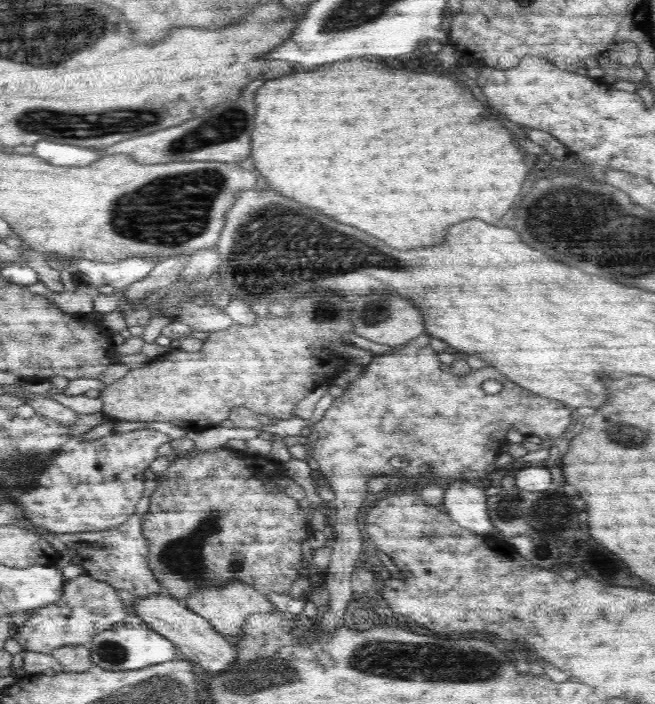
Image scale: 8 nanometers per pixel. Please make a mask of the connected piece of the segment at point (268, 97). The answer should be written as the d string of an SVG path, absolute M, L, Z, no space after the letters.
M346 60L322 66L314 72L292 71L282 75L282 78L264 80L264 86L254 96L255 104L255 130L252 133L251 158L254 158L254 168L266 178L266 184L276 190L278 194L296 200L308 208L314 208L320 214L326 214L342 224L360 228L368 232L370 236L376 236L384 240L386 244L400 248L400 250L412 250L412 248L430 248L436 244L442 244L446 238L446 232L452 224L478 218L488 224L496 224L500 216L504 216L516 196L522 190L522 184L526 180L528 168L522 162L524 152L520 150L517 139L513 137L498 120L492 120L488 114L489 106L486 102L478 102L476 97L460 88L456 82L452 82L446 76L434 76L434 74L412 74L406 70L390 70L380 64L374 64L370 60Z

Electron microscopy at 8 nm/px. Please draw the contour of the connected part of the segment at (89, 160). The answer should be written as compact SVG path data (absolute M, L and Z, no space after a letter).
M40 140L33 147L33 155L59 167L88 166L107 156L102 149L80 148L70 144L58 144L52 140Z

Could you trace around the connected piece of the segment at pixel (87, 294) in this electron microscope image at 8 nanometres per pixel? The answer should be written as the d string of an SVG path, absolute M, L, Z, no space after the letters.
M74 280L76 290L64 291L61 293L47 294L46 297L60 308L60 310L71 314L74 317L88 317L94 311L94 295L96 292L93 288Z

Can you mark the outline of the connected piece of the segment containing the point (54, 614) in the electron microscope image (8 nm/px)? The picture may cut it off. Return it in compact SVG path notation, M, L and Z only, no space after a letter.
M84 573L73 579L66 579L60 599L34 612L14 638L23 650L51 654L60 646L88 646L100 632L112 629L118 624L128 624L129 621L134 620L128 615L116 589Z

